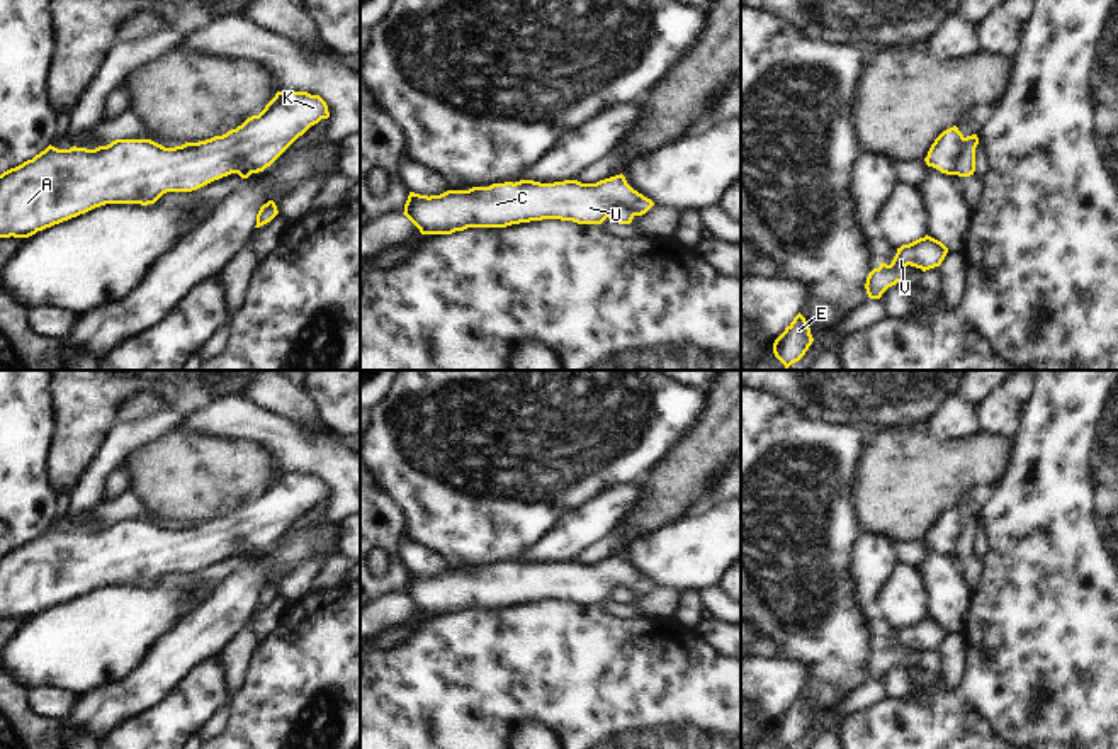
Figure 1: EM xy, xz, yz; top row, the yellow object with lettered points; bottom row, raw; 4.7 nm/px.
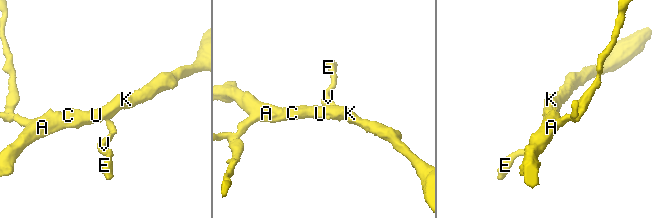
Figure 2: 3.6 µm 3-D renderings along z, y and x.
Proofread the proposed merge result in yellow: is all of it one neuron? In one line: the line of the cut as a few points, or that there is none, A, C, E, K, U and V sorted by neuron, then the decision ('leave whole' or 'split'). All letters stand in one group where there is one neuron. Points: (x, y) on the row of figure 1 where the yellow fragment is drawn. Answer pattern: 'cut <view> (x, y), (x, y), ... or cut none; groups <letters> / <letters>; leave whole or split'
cut yz (964, 138), (954, 174); groups A C K U / E V; split

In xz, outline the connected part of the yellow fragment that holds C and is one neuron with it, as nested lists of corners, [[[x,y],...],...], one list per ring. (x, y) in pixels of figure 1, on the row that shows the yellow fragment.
[[[620,173],[596,183],[520,180],[430,197],[409,192],[403,214],[421,234],[452,234],[467,228],[506,228],[542,219],[601,224],[618,204],[634,216],[654,206]]]

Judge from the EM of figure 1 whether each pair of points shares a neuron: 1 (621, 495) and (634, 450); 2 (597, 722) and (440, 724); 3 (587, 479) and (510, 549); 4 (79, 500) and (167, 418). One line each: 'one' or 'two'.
1: two
2: one
3: one
4: one

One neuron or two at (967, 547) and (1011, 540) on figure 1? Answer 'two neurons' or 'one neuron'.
two neurons

